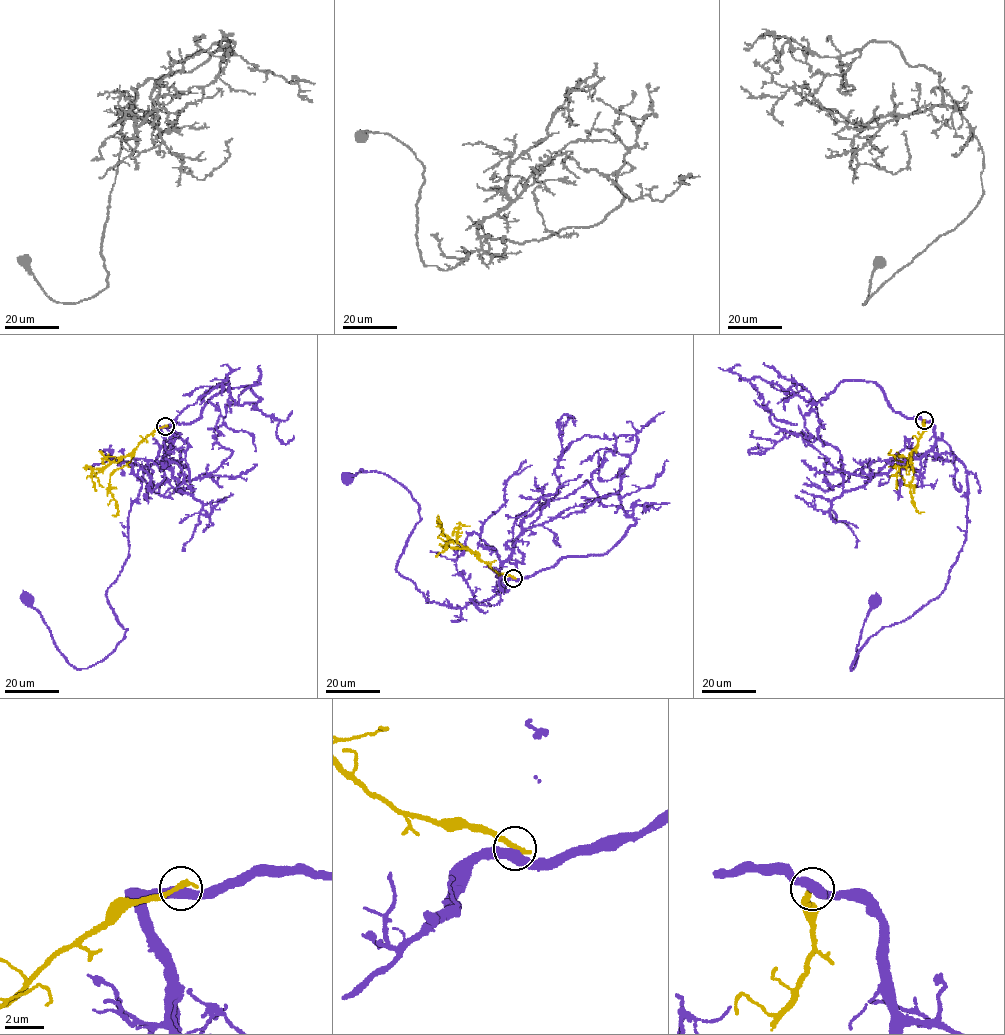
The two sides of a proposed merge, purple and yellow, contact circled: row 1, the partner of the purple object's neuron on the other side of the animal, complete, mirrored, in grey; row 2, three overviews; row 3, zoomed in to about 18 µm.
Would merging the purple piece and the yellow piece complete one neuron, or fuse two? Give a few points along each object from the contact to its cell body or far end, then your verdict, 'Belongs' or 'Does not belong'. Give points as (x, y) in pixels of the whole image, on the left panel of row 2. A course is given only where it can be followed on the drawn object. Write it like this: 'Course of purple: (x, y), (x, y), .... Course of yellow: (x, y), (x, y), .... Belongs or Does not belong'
Course of purple: (165, 426), (129, 512), (128, 555), (106, 594), (127, 630), (115, 650), (74, 668), (28, 598). Course of yellow: (165, 426), (145, 438), (132, 451), (129, 462), (110, 475), (109, 490), (118, 510), (117, 515), (113, 515). Does not belong

